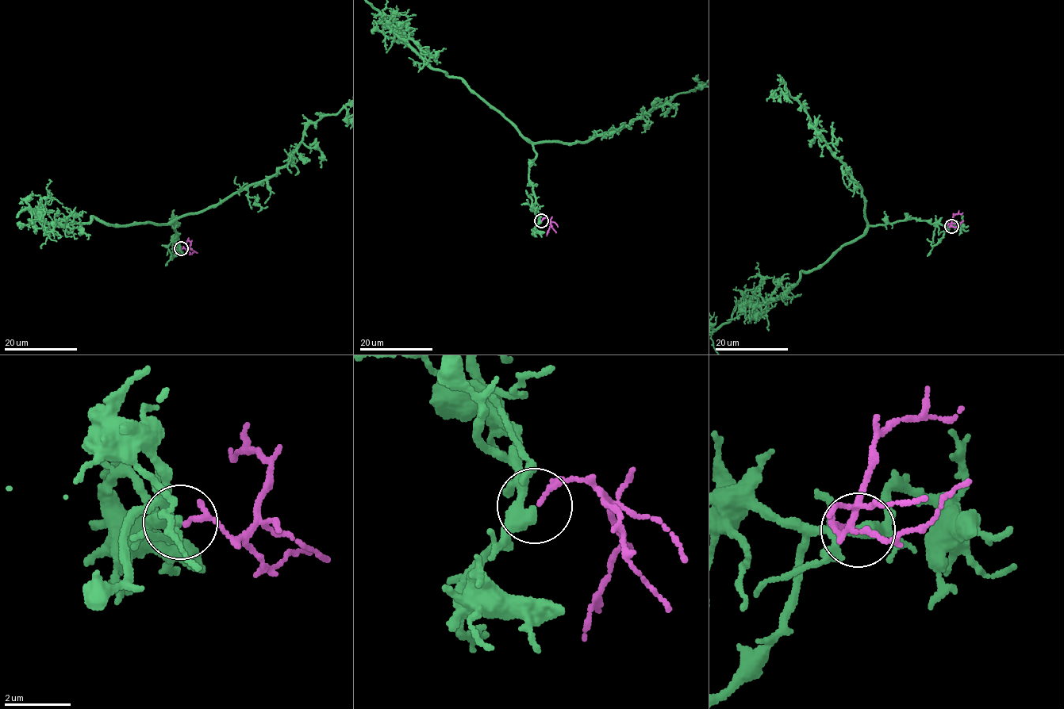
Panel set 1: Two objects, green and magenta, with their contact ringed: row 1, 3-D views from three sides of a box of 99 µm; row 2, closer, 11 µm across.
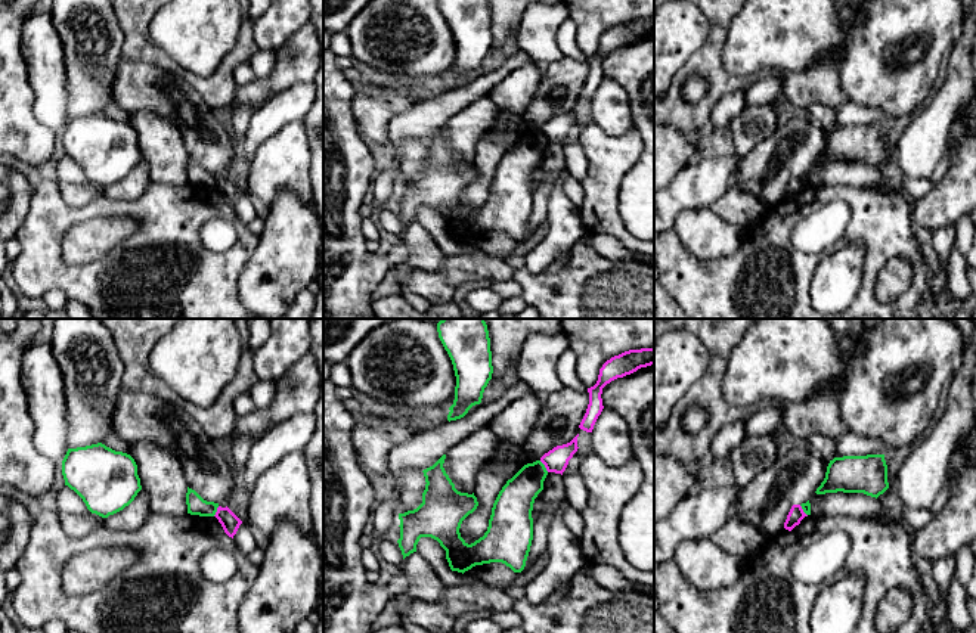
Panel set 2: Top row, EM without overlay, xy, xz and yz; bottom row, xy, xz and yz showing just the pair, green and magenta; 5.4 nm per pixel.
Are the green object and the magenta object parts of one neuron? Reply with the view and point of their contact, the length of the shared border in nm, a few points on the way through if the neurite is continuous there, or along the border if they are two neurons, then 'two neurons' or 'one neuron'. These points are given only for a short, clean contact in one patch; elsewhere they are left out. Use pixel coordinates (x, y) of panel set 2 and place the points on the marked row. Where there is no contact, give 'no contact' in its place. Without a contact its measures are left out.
xz (544, 467) | 80 nm | along xz (539, 461), (548, 471) | two neurons

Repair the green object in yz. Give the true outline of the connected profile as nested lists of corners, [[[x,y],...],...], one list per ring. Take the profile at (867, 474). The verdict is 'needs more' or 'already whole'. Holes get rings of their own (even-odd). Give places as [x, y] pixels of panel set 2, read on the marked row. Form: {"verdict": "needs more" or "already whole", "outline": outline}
{"verdict": "already whole", "outline": [[[884,454],[843,456],[830,460],[817,494],[864,493],[879,497],[889,488]]]}

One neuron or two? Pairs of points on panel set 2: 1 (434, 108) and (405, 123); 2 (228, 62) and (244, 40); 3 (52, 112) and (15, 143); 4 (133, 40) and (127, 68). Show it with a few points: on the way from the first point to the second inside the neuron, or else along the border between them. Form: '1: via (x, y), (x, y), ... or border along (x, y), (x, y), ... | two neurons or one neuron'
1: via (427, 115), (420, 123), (412, 123) | one neuron
2: via (234, 56), (244, 46) | one neuron
3: border along (31, 89), (34, 115), (55, 132) | two neurons
4: border along (123, 56), (132, 61), (154, 62), (163, 68) | two neurons

